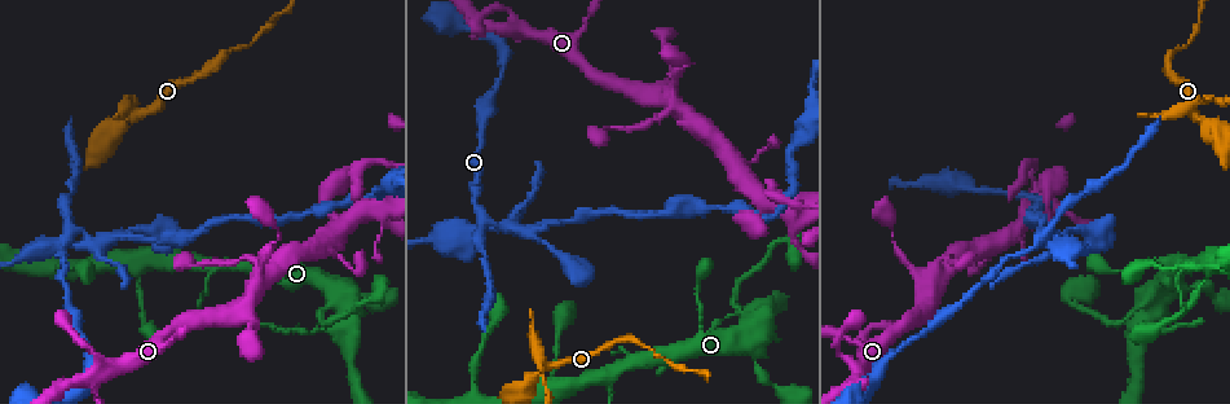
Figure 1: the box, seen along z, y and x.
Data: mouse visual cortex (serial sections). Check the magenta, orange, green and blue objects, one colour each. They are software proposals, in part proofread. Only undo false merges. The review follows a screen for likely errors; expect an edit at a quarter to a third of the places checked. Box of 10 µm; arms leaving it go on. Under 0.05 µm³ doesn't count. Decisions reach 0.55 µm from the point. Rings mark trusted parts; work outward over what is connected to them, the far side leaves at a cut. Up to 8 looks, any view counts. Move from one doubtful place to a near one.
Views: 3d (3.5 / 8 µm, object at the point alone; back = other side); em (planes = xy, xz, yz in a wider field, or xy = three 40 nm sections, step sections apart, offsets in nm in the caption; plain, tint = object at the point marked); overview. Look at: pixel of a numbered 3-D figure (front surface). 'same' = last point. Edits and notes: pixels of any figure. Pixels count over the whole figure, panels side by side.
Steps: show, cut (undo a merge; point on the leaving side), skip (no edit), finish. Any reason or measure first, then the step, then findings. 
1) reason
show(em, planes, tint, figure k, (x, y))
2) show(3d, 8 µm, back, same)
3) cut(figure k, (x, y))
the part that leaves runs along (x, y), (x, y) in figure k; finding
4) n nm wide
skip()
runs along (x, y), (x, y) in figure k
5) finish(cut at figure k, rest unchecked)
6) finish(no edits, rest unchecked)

thick turns thin
show(3d, 8 µm, figure 1, (71, 232))

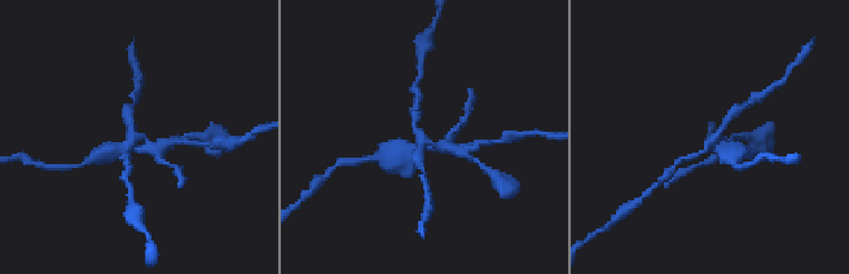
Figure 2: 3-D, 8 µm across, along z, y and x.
show(3d, 3.5 µm, same)

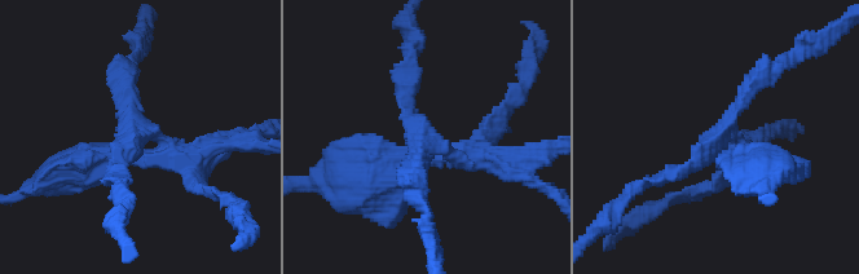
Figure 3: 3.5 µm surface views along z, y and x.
4 arms; arms of 200, 200, 250, 450 nm; now the EM
show(em, xy, step 5, tint, figure 3, (139, 136))

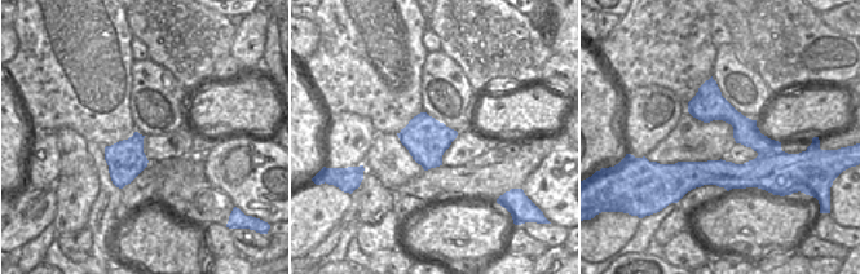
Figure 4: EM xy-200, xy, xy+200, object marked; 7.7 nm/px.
340 nm wide
cut(figure 3, (93, 151))
the part that leaves runs along (170, 150), (261, 146) in figure 3; two cells meet here

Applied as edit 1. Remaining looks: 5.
see it whole again
show(overview)

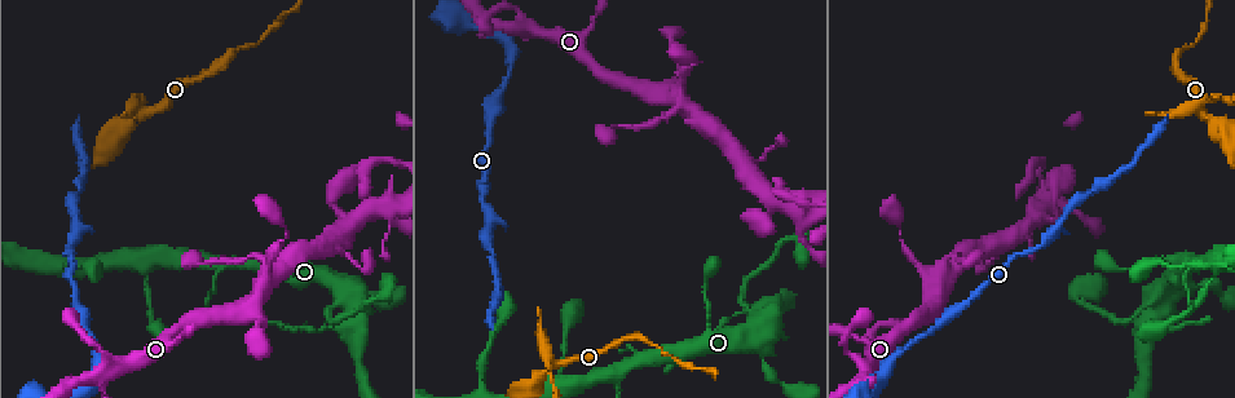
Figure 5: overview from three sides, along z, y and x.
four arms meet
show(3d, 3.5 µm, back, figure 5, (755, 319))

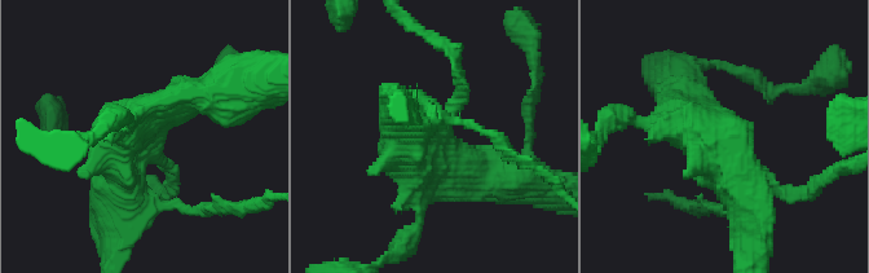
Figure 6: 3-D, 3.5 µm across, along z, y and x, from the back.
show(em, xy, step 2, tint, figure 6, (436, 135))

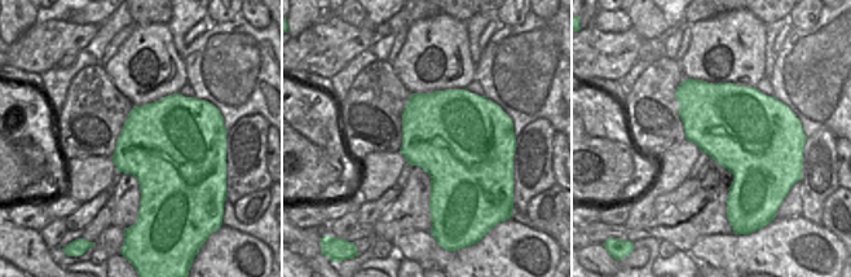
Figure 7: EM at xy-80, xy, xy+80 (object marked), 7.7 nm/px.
skip()
all the same cell

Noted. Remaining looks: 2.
side arm on a straight run
show(3d, 3.5 µm, figure 5, (557, 364))

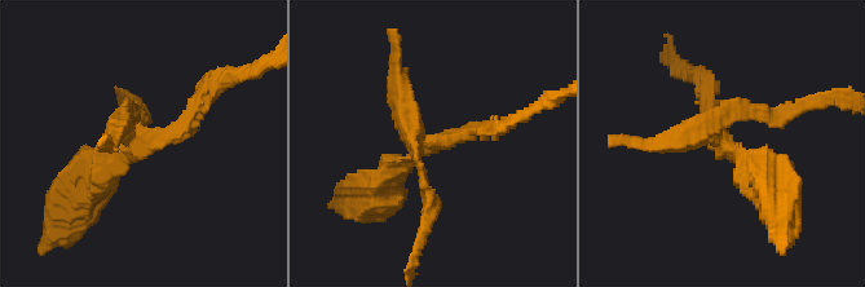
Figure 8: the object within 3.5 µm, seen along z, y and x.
need the tissue
show(em, planes, tint, figure 8, (723, 146))

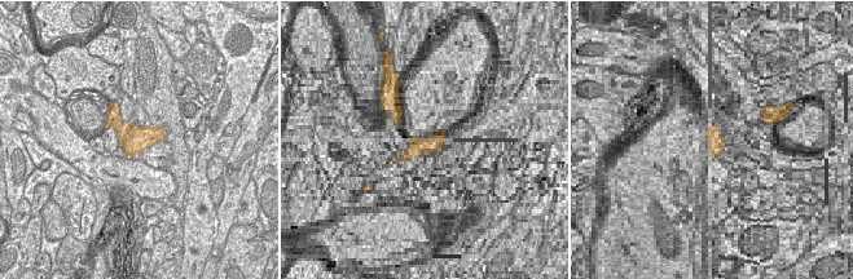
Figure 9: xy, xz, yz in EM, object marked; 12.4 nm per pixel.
cut(figure 8, (682, 129))
the part that leaves runs along (718, 129), (697, 126), (678, 145), (612, 137) in figure 8; a second cell is stuck on

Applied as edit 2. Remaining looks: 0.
finish(cut at figure 3, cut at figure 8, rest unchecked)

